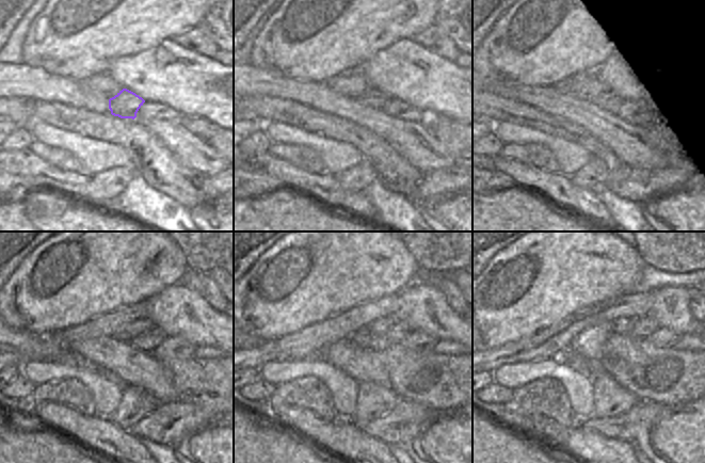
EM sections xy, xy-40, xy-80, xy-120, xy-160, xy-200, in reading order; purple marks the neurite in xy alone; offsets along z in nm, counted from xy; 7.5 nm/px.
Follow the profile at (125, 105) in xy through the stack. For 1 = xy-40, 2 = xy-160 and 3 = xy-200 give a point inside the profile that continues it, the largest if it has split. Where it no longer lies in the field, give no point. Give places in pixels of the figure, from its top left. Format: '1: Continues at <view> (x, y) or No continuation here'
1: Continues at xy-40 (373, 98)
2: Continues at xy-160 (397, 334)
3: Continues at xy-200 (643, 328)

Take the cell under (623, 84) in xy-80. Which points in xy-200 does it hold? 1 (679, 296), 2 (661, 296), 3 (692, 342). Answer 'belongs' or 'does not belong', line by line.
1: belongs
2: belongs
3: does not belong

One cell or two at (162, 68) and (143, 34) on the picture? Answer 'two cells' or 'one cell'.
two cells

